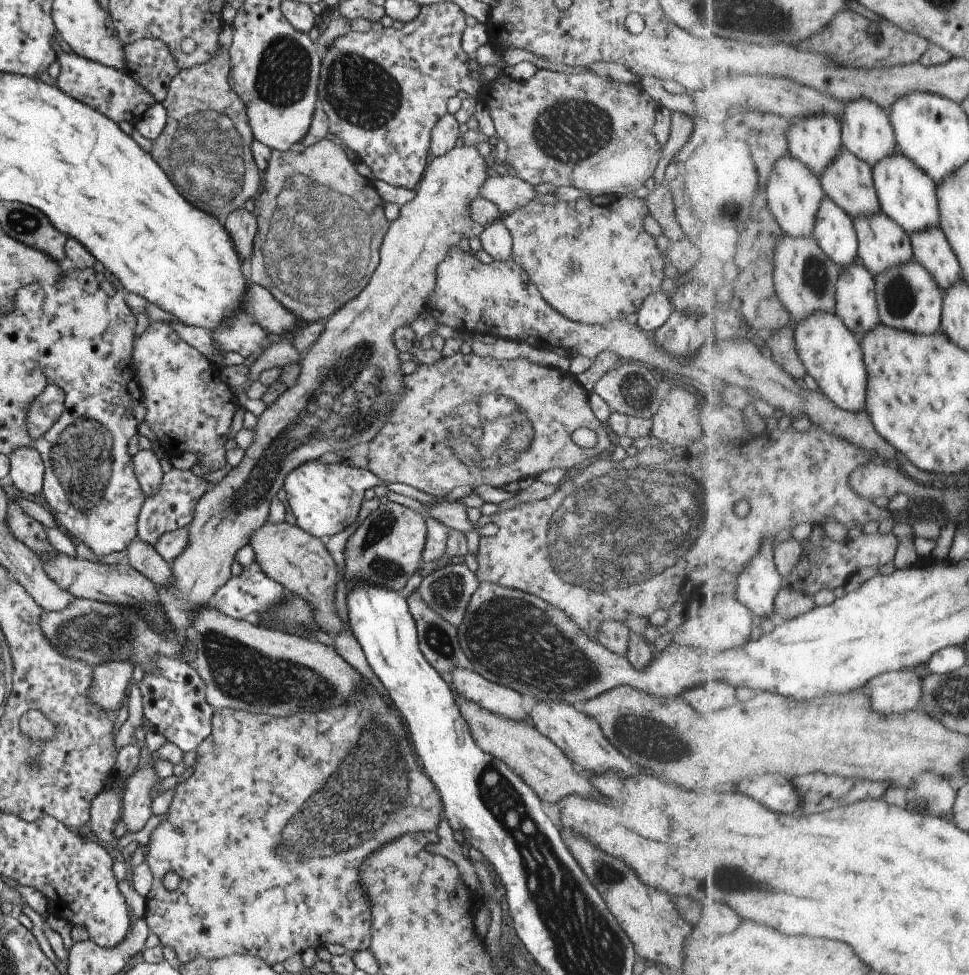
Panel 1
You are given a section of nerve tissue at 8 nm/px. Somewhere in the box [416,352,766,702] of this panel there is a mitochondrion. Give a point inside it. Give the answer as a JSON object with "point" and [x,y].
{"point":[602,533]}

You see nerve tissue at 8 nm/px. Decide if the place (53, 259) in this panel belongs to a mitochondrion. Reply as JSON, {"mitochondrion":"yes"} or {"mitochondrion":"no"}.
{"mitochondrion":"no"}

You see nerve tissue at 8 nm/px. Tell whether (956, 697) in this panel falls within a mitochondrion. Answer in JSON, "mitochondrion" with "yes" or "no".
{"mitochondrion":"yes"}

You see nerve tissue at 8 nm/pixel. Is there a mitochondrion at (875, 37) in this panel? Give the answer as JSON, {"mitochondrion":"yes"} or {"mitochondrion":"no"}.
{"mitochondrion":"yes"}

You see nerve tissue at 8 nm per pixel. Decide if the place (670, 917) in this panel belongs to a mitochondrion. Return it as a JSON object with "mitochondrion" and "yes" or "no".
{"mitochondrion":"no"}

